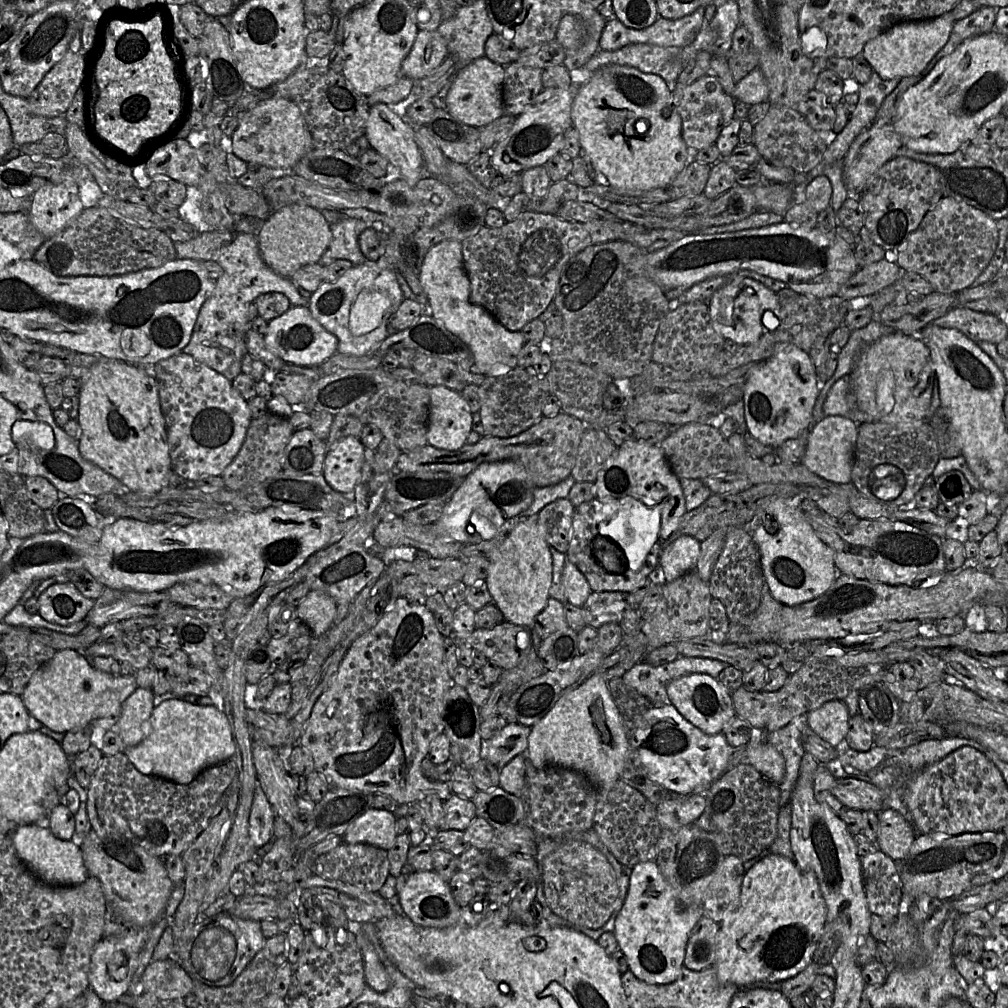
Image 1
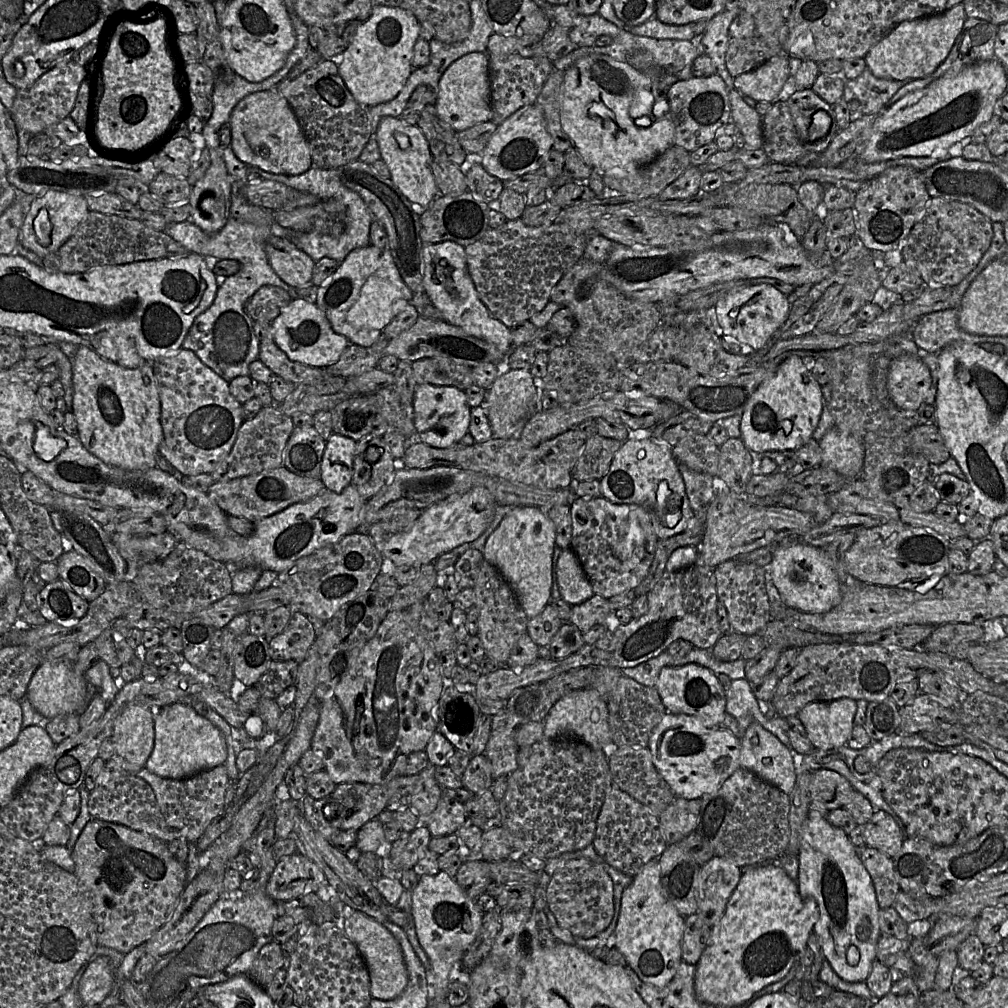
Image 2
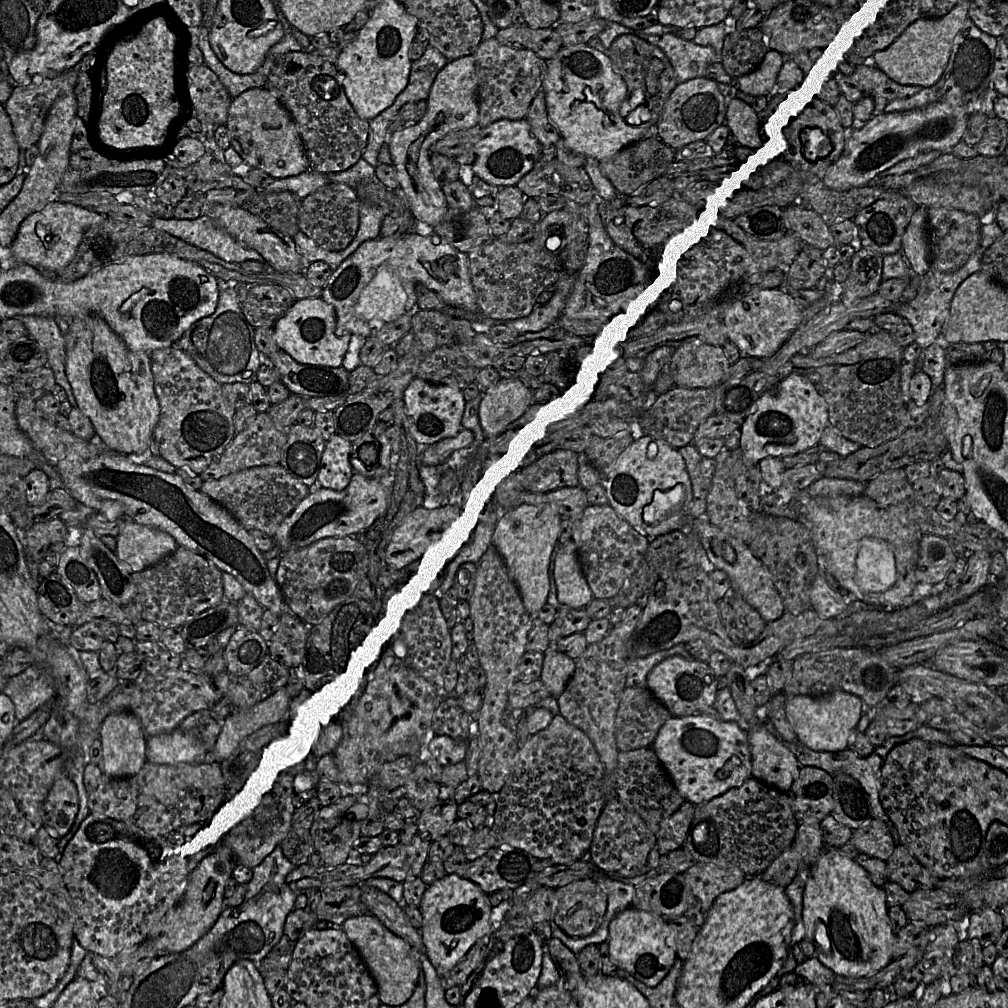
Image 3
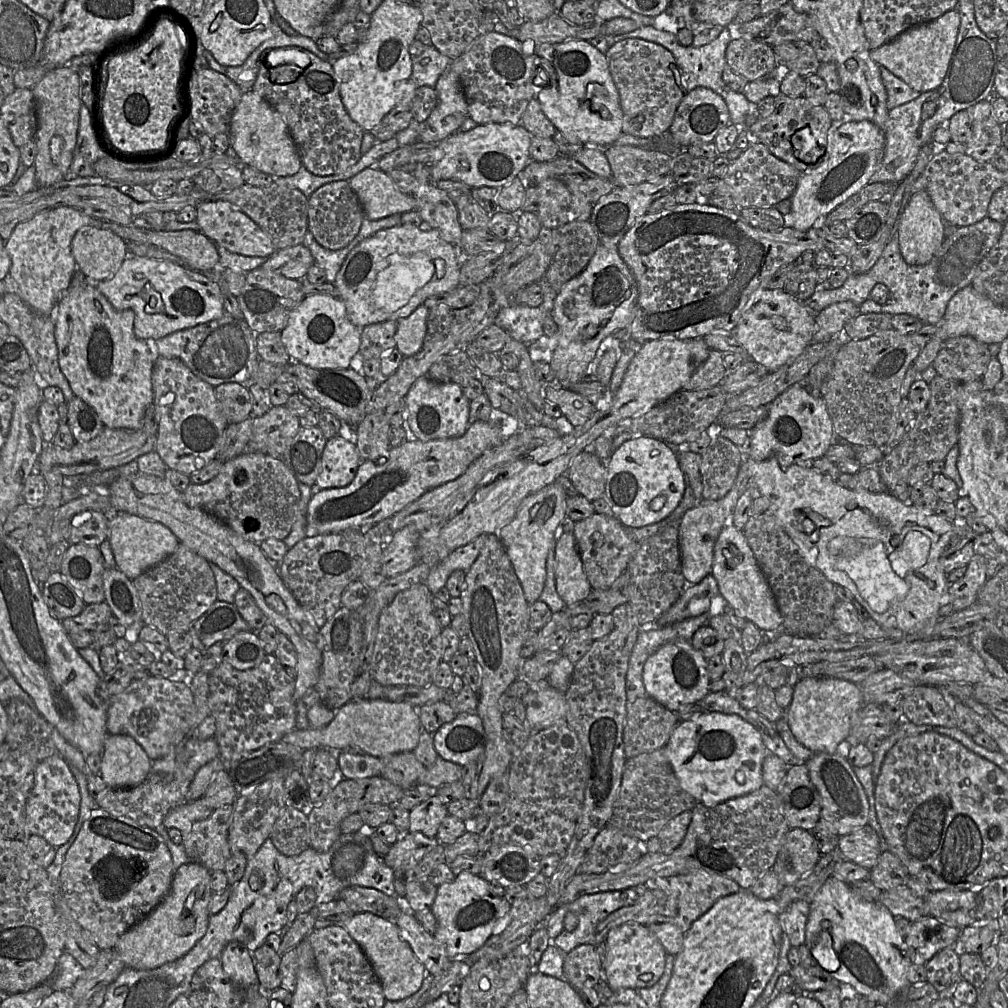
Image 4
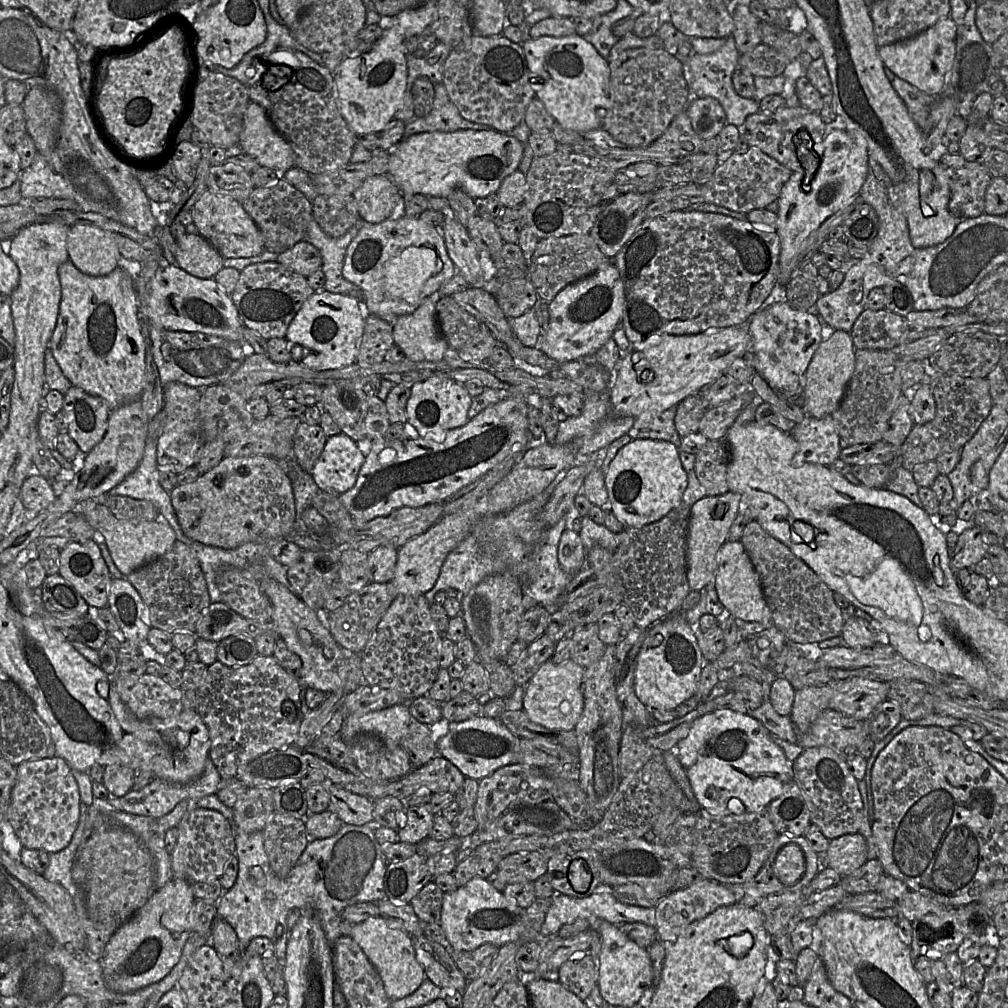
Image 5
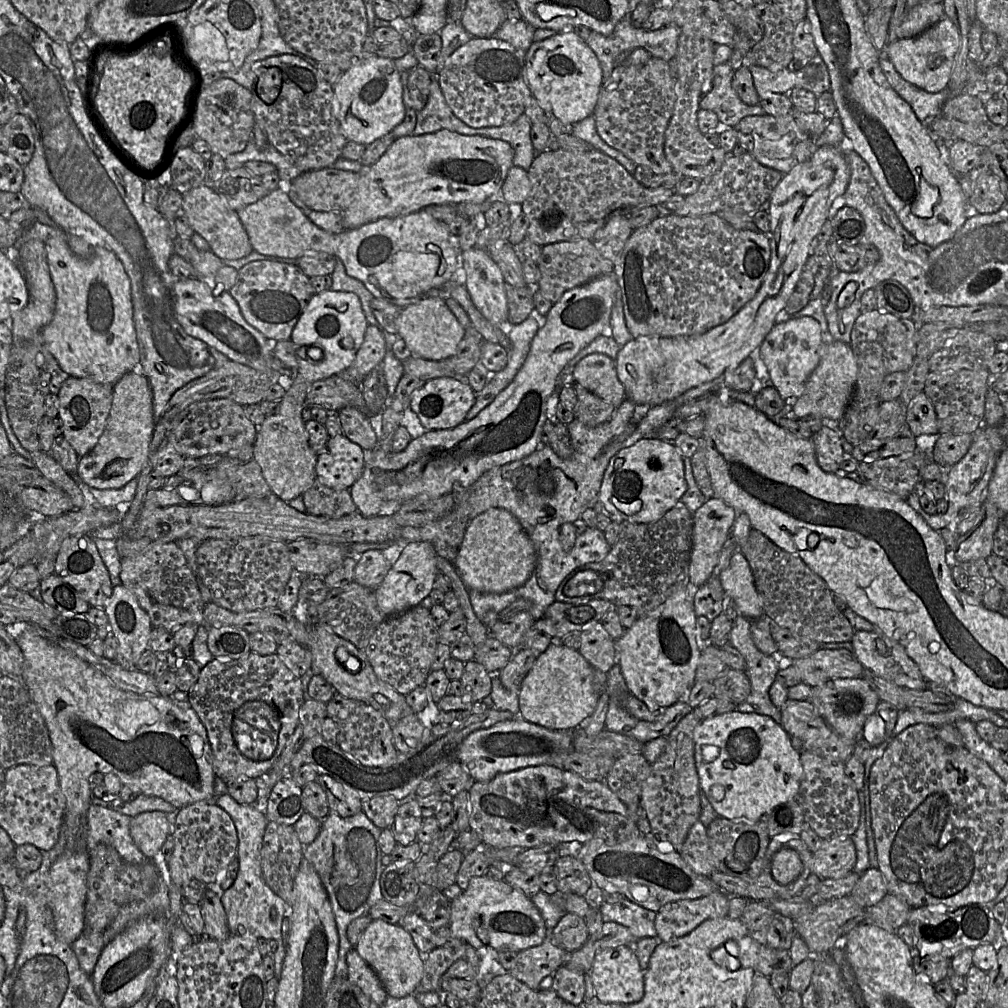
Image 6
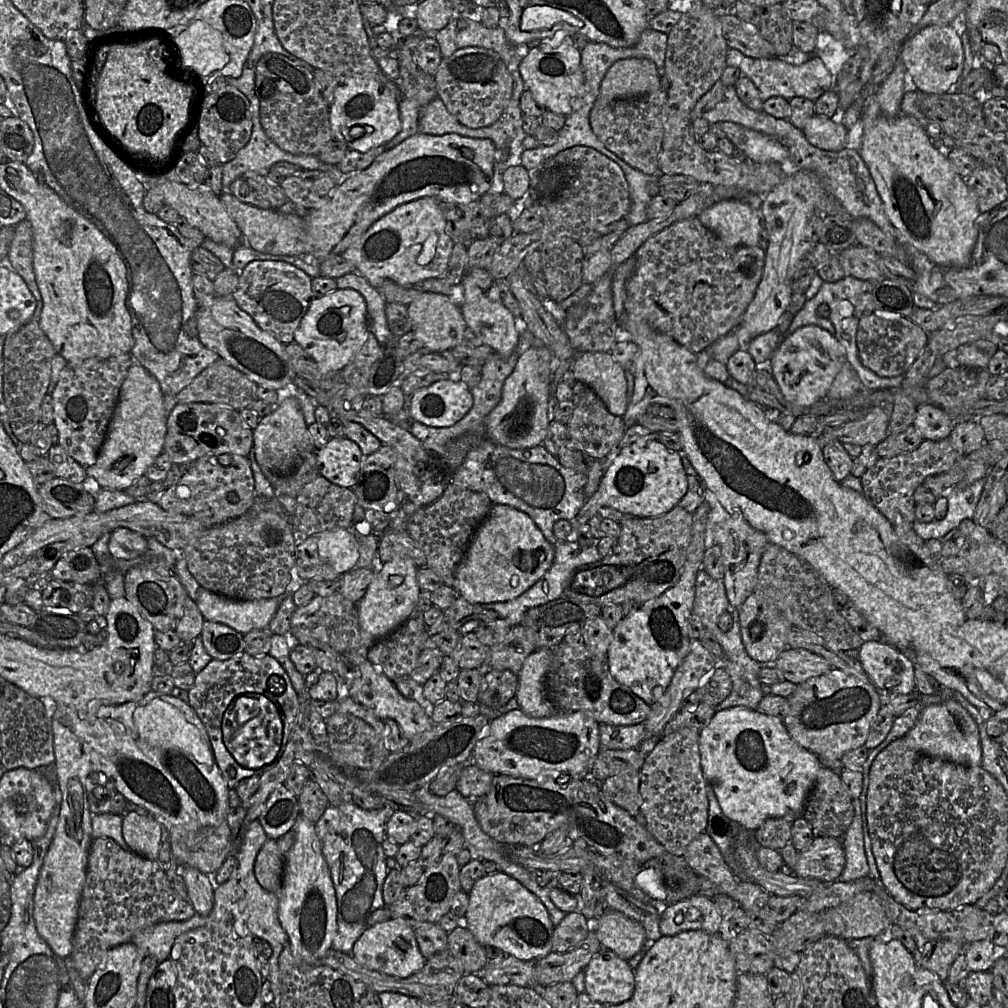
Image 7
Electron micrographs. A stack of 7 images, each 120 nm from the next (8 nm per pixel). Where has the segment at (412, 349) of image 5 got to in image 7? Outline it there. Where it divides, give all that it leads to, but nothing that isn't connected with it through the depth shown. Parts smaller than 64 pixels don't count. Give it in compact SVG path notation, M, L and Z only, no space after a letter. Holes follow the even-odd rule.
M423 293L407 305L412 332L422 347L433 352L452 350L467 329L459 306L449 296Z

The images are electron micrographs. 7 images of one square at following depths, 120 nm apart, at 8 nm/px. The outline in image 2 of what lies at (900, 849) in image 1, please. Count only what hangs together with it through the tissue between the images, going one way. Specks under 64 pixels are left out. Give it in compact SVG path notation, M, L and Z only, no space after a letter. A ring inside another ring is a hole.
M875 810L871 819L862 827L868 847L875 848L893 858L907 838L904 829L883 810Z

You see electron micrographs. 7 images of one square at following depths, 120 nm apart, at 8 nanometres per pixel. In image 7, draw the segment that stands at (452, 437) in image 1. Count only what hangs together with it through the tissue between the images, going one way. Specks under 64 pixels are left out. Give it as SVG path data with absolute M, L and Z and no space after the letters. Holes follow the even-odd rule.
M461 380L436 381L415 391L410 399L411 420L434 428L453 426L473 405L471 389Z

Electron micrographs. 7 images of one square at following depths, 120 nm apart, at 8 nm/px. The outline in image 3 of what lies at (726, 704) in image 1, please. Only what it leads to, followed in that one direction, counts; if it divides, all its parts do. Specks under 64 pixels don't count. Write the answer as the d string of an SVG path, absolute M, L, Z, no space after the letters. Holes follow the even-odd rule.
M672 656L657 664L648 675L648 689L669 710L672 716L700 714L713 707L717 695L717 677L707 662Z

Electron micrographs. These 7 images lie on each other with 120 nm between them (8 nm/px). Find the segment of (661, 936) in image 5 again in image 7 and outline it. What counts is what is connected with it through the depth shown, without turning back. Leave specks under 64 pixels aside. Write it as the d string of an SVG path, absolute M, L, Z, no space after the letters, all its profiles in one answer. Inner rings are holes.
M692 896L669 905L660 915L659 928L662 936L694 930L715 934L720 933L722 920L712 899Z

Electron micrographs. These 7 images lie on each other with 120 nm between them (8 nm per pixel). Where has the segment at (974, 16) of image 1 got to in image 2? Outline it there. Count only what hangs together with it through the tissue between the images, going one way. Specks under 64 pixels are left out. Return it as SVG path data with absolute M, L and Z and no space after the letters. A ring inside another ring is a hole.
M967 17L947 58L935 72L926 78L907 82L891 97L886 107L894 104L910 92L927 87L932 81L944 75L957 75L969 65L994 59L997 31L998 26L995 24L982 19Z

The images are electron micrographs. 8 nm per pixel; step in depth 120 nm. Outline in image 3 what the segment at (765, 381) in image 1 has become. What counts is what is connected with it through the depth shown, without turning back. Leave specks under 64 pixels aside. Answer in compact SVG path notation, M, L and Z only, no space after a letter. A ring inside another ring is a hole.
M793 372L780 381L772 390L765 392L754 404L751 413L741 425L739 449L747 465L759 464L767 457L783 458L820 446L821 436L829 424L828 406L817 386L805 375Z

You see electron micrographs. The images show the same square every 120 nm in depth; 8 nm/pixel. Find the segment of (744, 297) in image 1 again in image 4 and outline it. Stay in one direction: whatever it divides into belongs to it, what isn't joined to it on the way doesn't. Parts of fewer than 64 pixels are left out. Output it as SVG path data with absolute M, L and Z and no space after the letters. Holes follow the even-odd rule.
M759 289L749 298L734 331L737 340L749 354L750 360L765 371L774 372L790 360L798 357L811 343L815 331L815 313L803 301L789 295L784 289Z

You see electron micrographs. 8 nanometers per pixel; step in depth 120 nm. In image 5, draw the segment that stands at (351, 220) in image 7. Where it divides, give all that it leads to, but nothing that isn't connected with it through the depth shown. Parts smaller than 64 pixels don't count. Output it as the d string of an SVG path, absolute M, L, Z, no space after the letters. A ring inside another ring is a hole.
M488 130L425 132L403 139L389 152L388 176L402 193L444 197L457 188L473 199L498 192L503 180L518 170L524 145L507 133Z

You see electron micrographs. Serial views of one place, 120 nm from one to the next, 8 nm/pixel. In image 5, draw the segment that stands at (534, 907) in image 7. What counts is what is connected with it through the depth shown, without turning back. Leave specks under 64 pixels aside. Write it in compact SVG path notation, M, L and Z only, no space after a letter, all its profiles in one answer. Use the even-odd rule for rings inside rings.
M474 877L455 891L444 893L439 924L451 949L473 950L487 943L501 947L521 939L524 910L508 900L487 879Z

